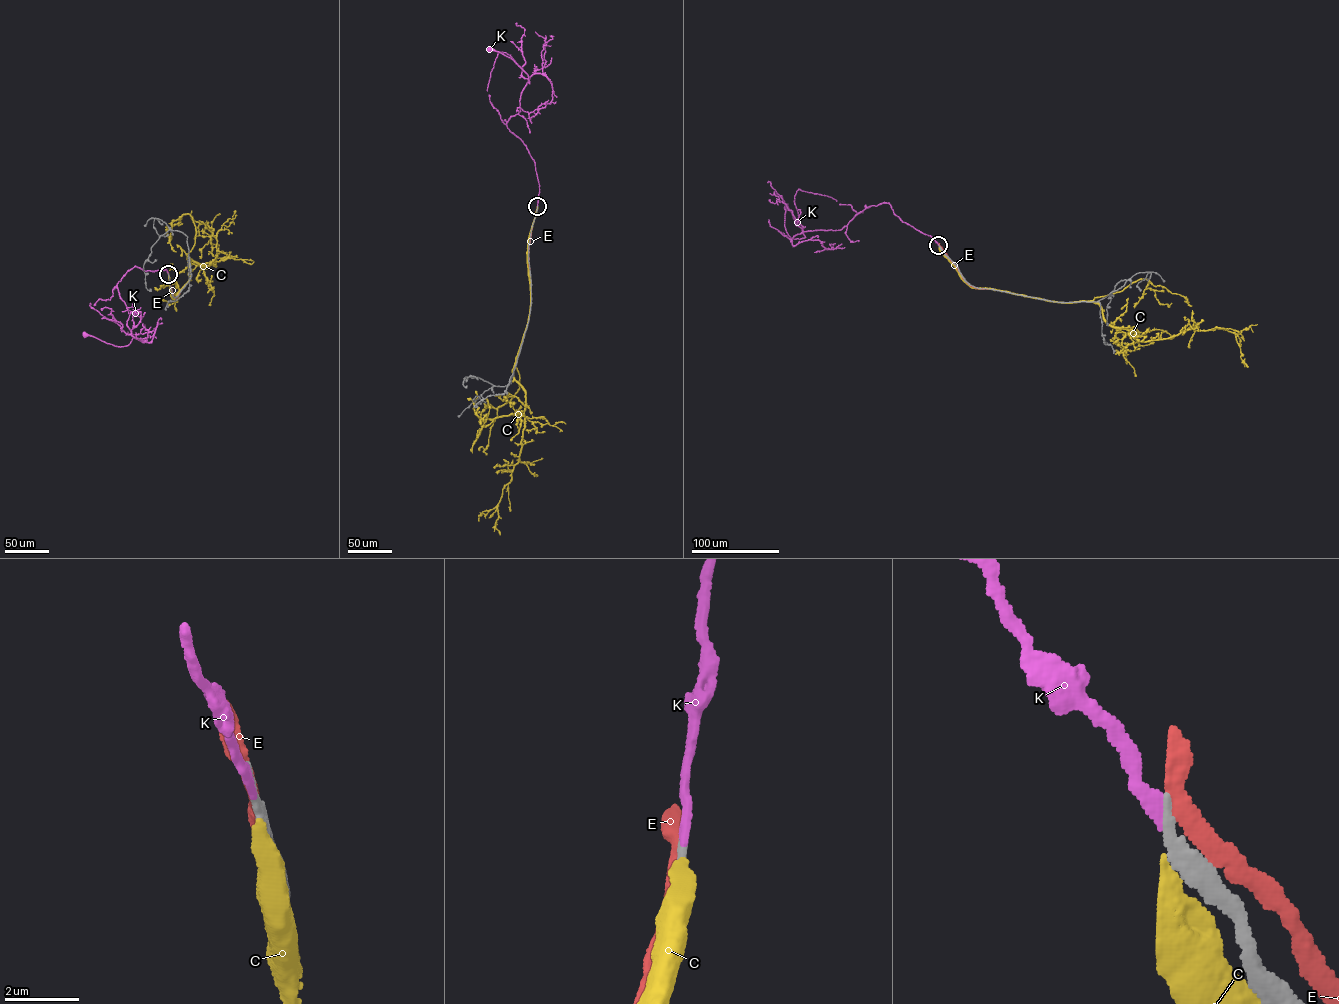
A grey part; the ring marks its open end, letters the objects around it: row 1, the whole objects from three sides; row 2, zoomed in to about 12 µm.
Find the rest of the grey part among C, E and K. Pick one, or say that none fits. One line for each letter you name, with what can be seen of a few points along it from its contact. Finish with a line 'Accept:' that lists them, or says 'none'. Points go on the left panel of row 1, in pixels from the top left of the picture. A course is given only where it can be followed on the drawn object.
K: it runs (168, 274), (136, 266), (117, 284), (130, 314), (126, 325), (133, 337), (127, 345), (85, 335)
Accept: K

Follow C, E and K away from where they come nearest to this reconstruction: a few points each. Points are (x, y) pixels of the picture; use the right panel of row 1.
C: (939, 246), (974, 287), (1096, 303), (1108, 324), (1139, 340), (1190, 329), (1232, 332), (1248, 367)
E: (939, 246), (966, 281), (976, 288), (987, 289)
K: (938, 245), (902, 222), (887, 203), (866, 207), (840, 230), (804, 231), (799, 239), (787, 233), (786, 208)

